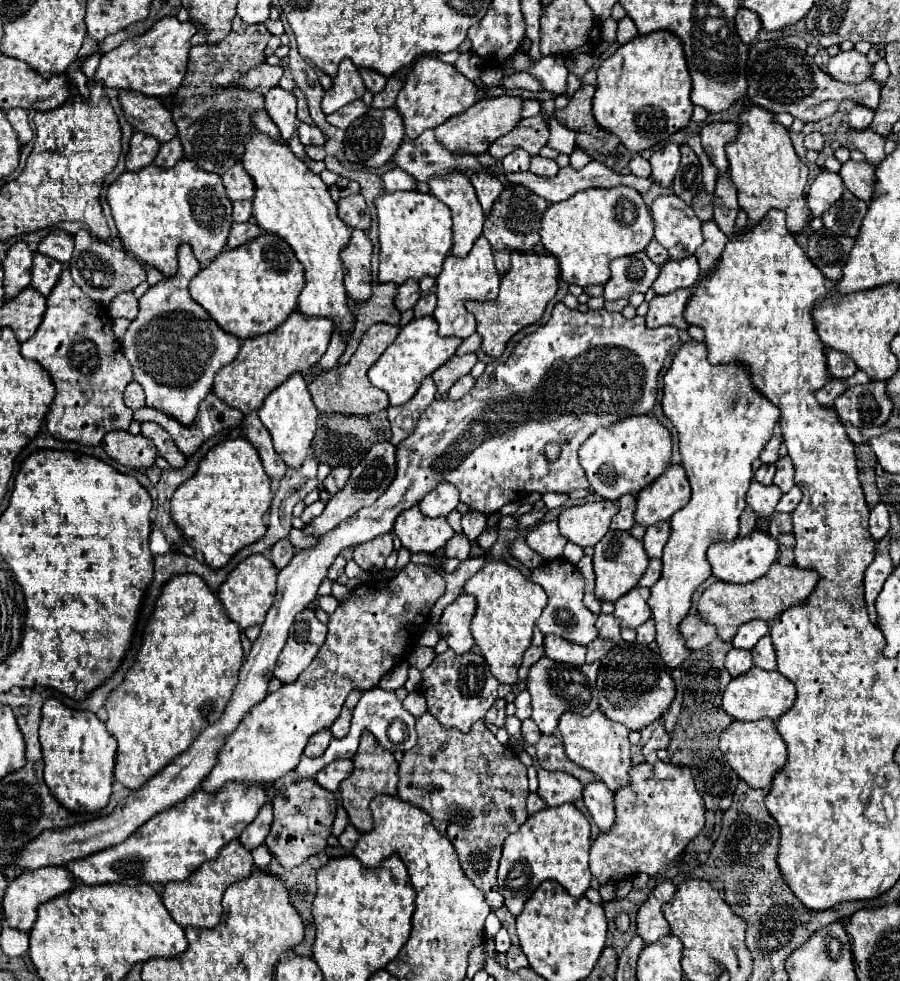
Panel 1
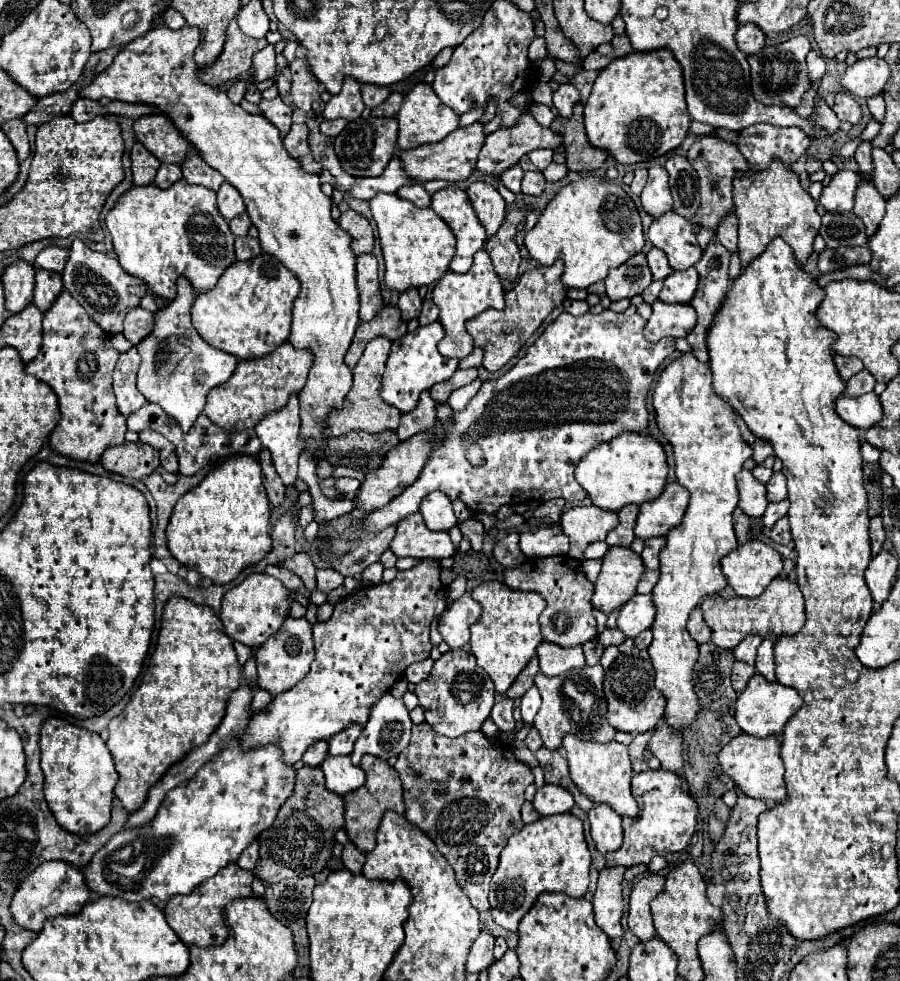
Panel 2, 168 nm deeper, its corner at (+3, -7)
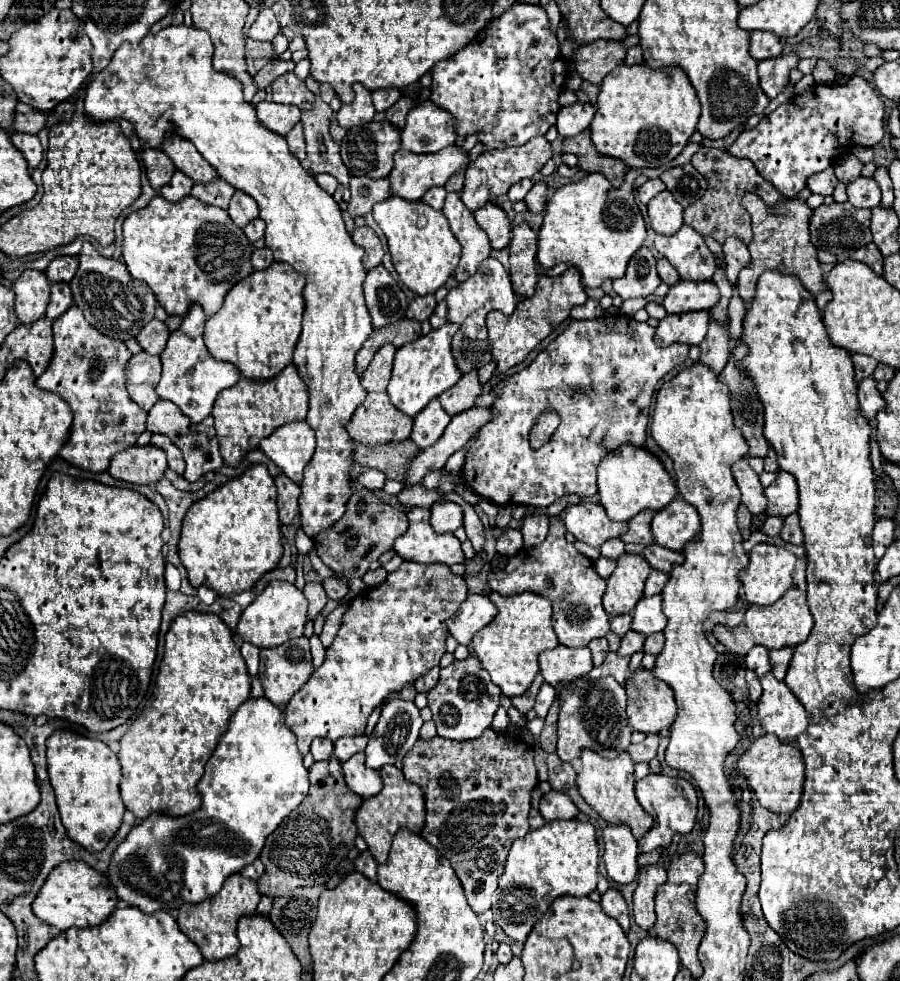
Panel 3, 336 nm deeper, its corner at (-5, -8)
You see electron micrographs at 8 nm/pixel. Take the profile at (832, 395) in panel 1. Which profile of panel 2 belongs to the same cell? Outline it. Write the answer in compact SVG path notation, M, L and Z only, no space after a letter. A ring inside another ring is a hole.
M863 369L863 371L857 373L853 379L847 381L847 389L845 389L845 393L849 393L851 397L857 397L857 395L863 395L863 393L873 391L875 383L877 383L875 377L873 377L867 369Z

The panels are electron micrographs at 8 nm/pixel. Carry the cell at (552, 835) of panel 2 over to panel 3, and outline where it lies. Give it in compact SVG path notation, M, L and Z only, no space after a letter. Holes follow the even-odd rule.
M557 820L557 822L547 822L543 824L539 830L529 830L525 838L515 840L509 856L507 856L507 864L505 864L505 872L499 878L499 886L497 892L493 894L493 906L491 912L495 916L495 924L503 928L503 932L517 940L517 942L525 942L529 932L533 930L535 922L547 912L547 908L551 906L551 902L559 896L589 896L595 886L597 886L597 862L599 860L599 846L595 840L595 828L589 822L581 822L581 820Z

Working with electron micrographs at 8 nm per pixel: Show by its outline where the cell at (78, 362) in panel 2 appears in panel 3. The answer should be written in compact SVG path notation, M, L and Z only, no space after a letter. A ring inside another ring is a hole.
M75 304L63 316L53 320L53 338L53 358L47 370L37 378L37 386L59 394L71 406L75 416L69 440L59 454L77 468L105 472L109 460L117 452L133 446L139 434L145 432L147 412L129 398L125 388L123 370L131 352L121 340L109 338L93 328Z

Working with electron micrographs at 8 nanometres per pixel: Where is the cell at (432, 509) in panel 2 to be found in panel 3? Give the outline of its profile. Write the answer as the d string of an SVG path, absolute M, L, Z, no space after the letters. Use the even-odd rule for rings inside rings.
M439 500L431 506L431 526L443 534L443 532L455 532L463 526L463 510L459 504L449 500Z

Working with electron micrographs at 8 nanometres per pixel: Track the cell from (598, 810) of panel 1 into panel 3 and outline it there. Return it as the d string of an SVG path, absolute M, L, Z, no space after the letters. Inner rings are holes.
M609 824L603 830L603 842L605 842L605 854L603 862L607 868L607 874L619 882L627 884L637 874L637 840L627 824Z

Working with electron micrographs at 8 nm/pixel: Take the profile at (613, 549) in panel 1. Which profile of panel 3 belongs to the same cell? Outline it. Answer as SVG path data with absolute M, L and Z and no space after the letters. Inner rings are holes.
M623 554L617 558L617 568L607 578L603 608L609 616L627 614L643 596L643 584L649 576L649 564L639 554Z

